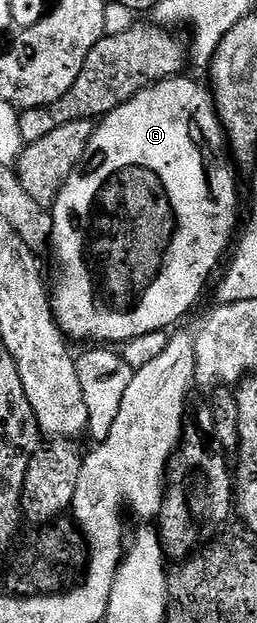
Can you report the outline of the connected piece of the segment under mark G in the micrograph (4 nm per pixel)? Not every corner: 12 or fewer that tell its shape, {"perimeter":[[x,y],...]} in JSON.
{"perimeter":[[206,83],[102,117],[51,212],[64,337],[170,329],[232,247]]}

